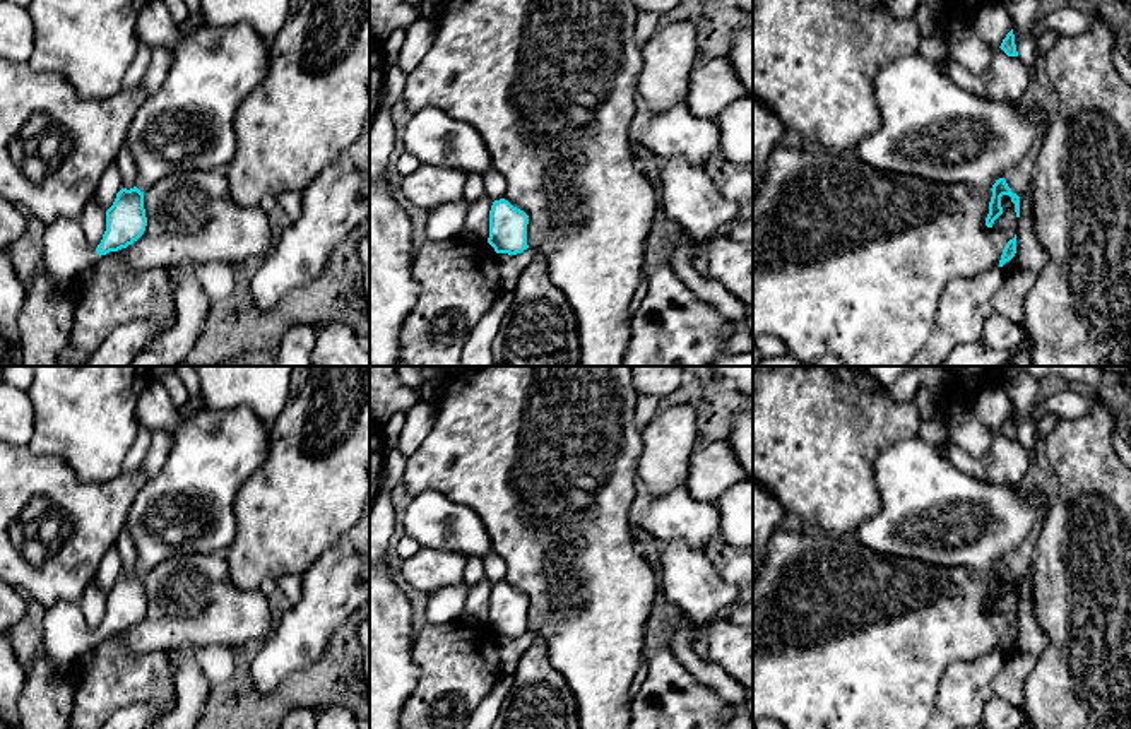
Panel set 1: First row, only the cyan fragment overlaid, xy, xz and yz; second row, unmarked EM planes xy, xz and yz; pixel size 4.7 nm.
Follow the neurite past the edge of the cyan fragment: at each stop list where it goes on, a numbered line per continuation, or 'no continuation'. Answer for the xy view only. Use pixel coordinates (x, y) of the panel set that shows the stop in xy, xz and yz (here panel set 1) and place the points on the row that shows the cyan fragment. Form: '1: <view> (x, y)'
1: xy (67, 255)

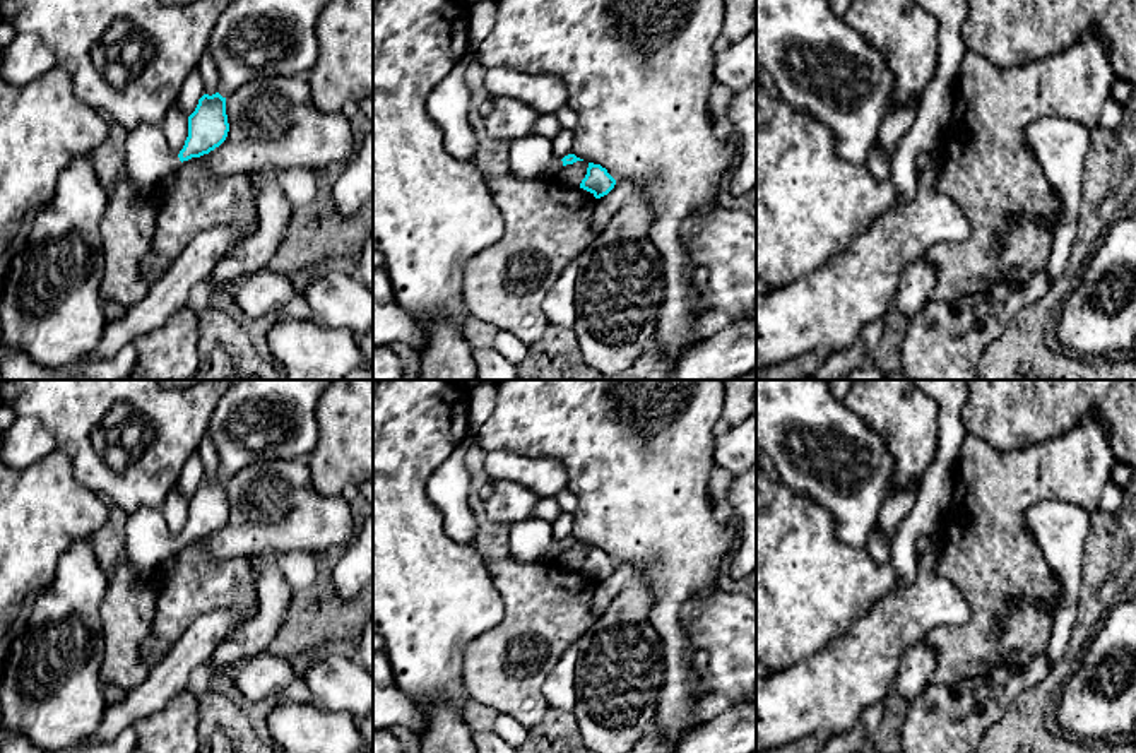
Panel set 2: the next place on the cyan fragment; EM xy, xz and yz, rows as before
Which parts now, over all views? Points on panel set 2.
1: xy (149, 161)

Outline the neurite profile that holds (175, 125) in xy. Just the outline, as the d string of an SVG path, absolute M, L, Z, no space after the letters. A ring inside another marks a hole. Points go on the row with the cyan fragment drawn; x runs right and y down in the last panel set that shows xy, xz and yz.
M175 103L163 118L161 130L166 137L169 151L178 156L188 137L188 116L183 113L178 103Z

